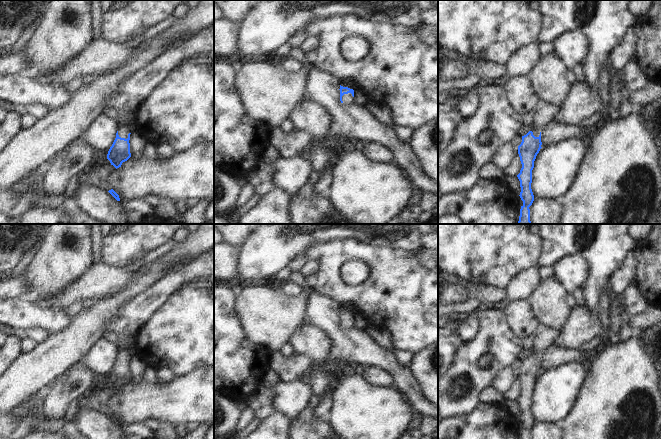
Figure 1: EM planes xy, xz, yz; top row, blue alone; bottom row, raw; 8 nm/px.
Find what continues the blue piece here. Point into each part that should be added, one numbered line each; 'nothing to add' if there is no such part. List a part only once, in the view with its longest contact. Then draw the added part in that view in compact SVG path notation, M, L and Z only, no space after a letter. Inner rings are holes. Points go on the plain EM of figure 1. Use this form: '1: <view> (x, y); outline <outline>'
1: xy (123, 354); outline M126 348L126 349L119 349L118 350L118 359L121 362L128 362L128 358L132 356L132 349Z

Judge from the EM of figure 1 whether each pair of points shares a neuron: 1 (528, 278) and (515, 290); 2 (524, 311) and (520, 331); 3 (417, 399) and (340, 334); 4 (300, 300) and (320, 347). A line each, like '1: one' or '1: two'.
1: one
2: one
3: one
4: two

